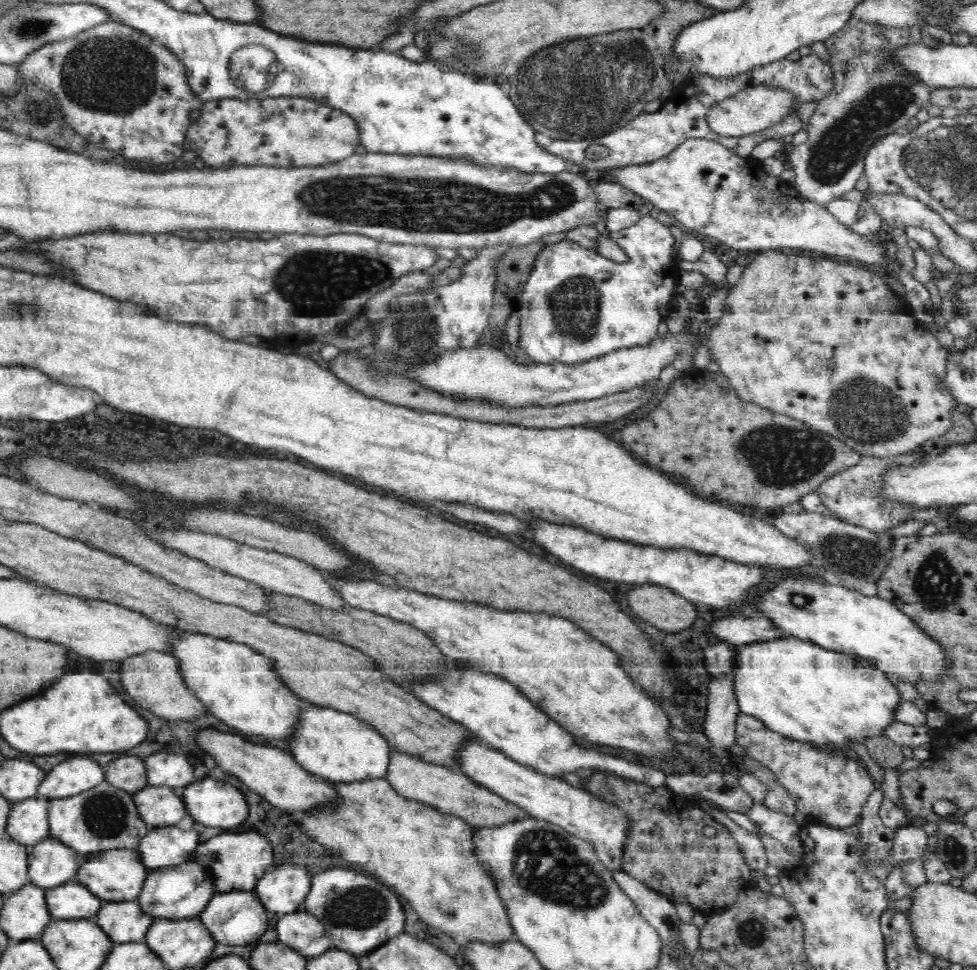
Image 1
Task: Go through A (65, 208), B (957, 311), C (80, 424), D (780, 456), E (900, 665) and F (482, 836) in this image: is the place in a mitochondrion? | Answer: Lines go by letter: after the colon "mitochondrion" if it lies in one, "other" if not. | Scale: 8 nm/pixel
A: other
B: other
C: other
D: mitochondrion
E: other
F: other

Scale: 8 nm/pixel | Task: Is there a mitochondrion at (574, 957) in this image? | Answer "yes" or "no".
no

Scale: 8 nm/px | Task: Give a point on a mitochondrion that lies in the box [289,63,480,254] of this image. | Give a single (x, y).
(317, 135)

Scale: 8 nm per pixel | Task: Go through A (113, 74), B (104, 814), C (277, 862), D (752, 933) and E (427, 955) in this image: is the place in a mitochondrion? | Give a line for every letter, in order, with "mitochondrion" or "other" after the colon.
A: mitochondrion
B: mitochondrion
C: other
D: mitochondrion
E: other

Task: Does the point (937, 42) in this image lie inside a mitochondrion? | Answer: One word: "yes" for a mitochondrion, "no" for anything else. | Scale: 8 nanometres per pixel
no

